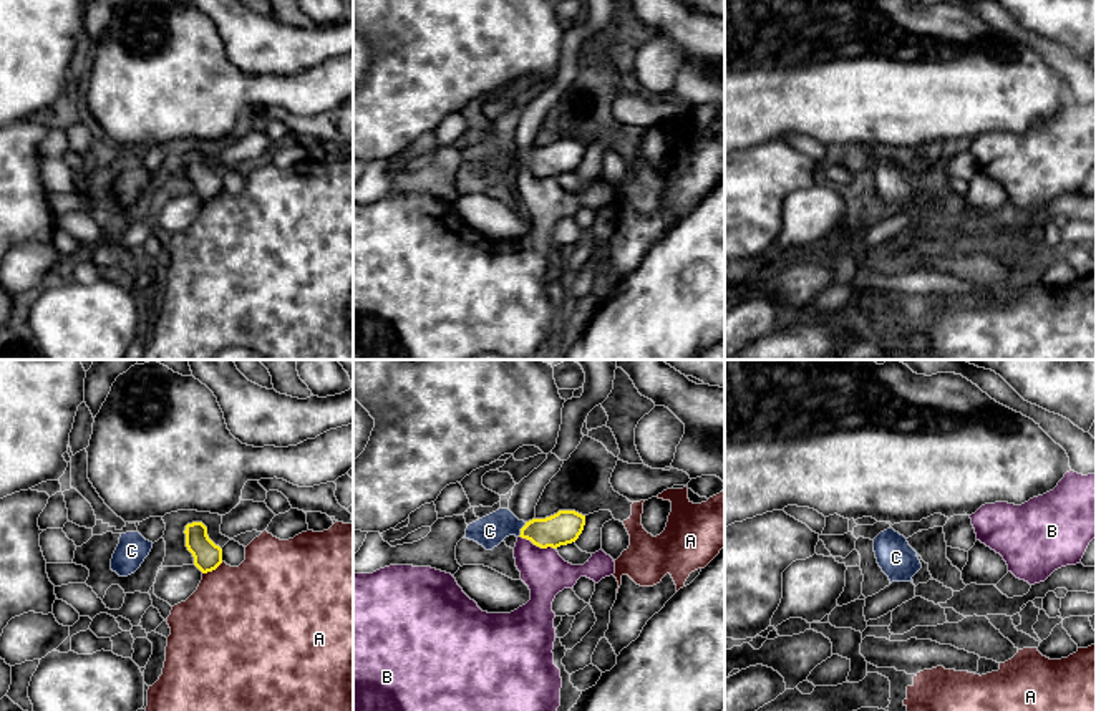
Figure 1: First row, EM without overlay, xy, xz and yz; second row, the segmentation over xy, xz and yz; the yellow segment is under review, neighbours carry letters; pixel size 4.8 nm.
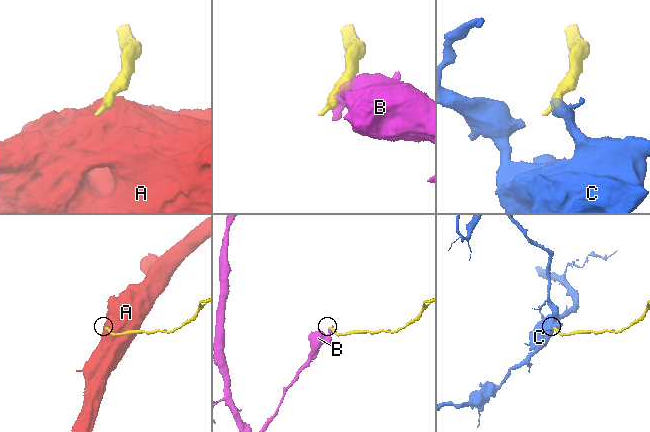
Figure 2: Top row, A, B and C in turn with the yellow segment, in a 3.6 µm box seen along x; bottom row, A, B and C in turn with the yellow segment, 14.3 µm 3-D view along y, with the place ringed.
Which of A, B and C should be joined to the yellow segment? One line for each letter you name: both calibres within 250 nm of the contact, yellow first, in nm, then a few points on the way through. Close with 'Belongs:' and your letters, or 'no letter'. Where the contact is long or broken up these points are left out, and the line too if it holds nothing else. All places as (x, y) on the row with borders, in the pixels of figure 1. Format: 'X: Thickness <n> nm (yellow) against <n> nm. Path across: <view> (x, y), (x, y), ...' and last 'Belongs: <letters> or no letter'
C: Thickness 160 nm (yellow) against 150 nm. Path across: xz (564, 527), (521, 529), (489, 531)
Belongs: C

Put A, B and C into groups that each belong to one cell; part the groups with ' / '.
A / B / C

